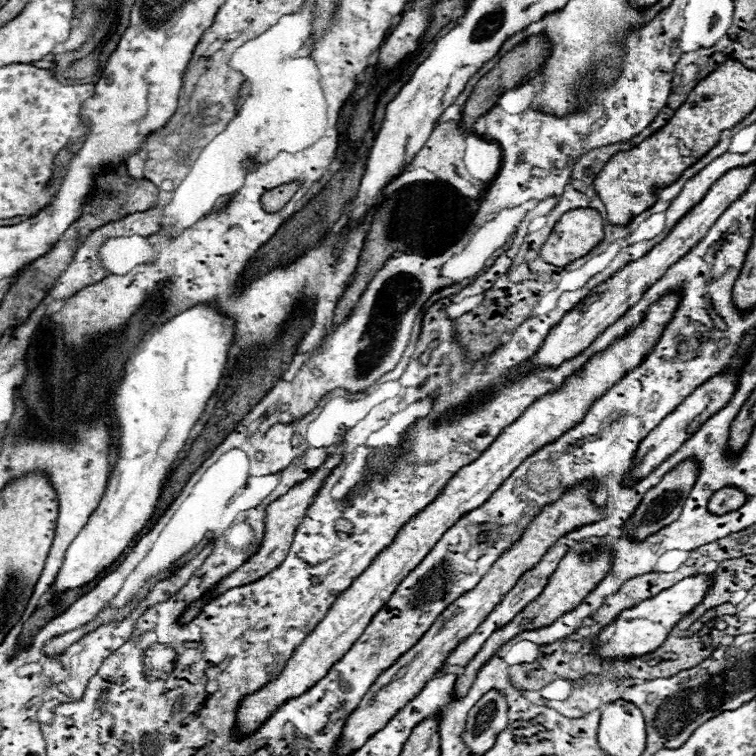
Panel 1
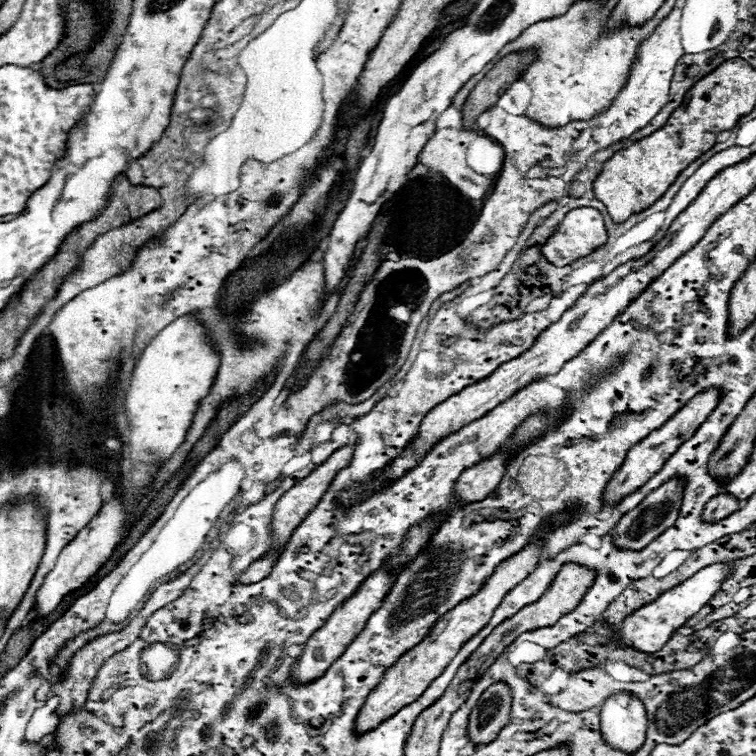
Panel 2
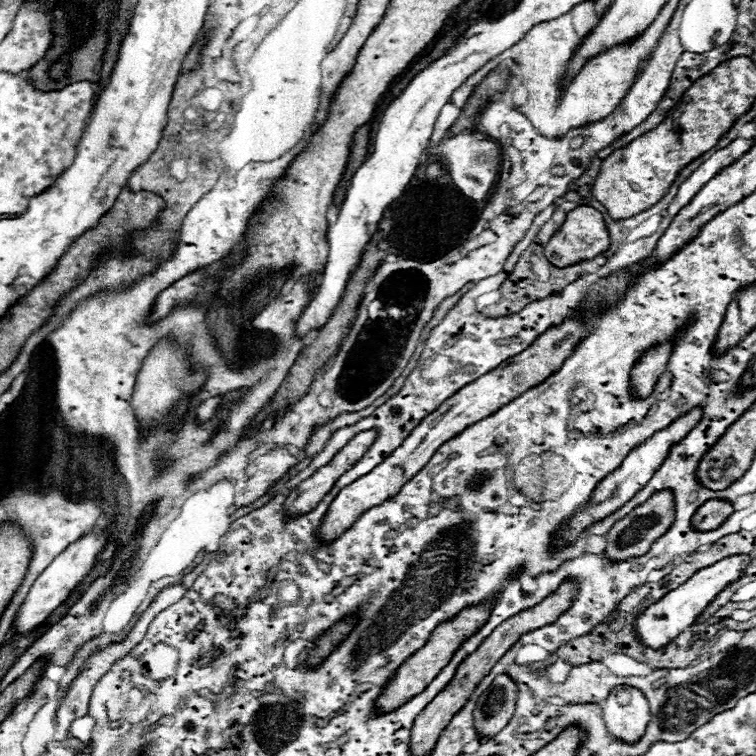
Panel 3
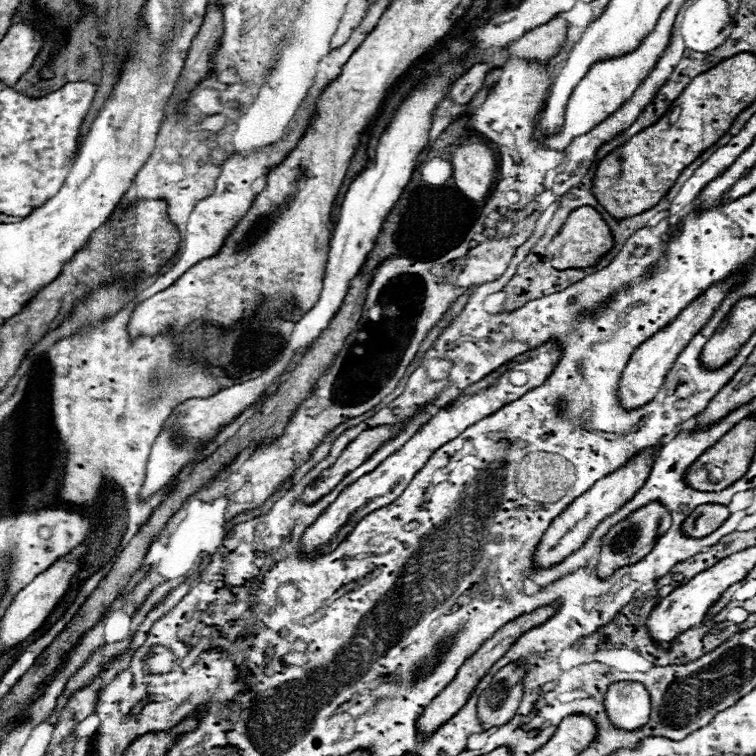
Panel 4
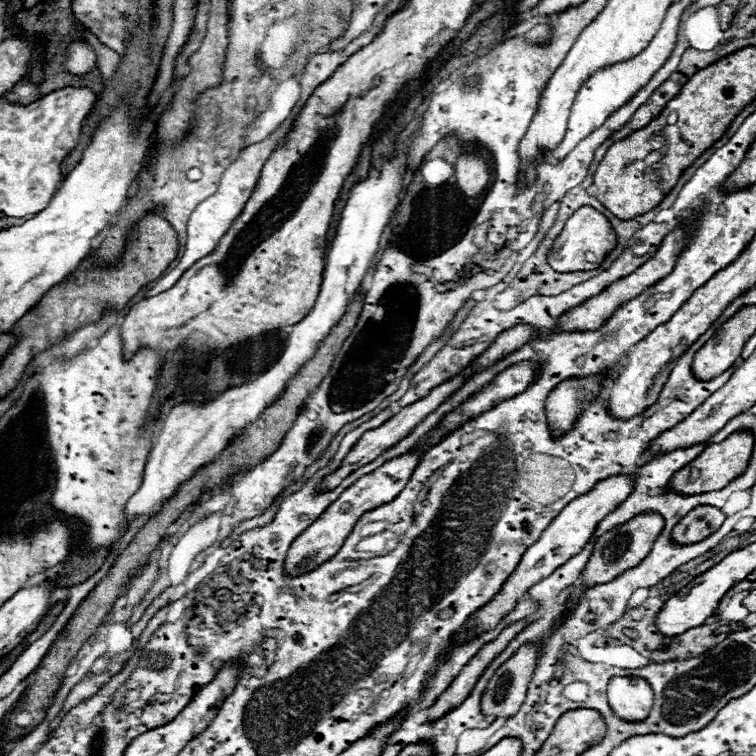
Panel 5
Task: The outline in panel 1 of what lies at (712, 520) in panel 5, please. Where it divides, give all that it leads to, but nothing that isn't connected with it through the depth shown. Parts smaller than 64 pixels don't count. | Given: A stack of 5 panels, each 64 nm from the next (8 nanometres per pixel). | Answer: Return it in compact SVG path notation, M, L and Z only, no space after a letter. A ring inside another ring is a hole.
M724 486L718 492L714 492L714 496L710 498L708 508L714 514L722 514L722 512L738 510L746 500L748 500L748 496L742 490L734 488L734 486Z

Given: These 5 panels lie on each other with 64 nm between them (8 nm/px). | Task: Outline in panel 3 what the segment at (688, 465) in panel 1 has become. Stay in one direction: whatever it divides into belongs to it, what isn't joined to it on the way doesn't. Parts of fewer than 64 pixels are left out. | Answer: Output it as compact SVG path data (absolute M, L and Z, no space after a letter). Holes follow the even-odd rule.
M668 488L658 490L644 504L636 506L630 514L626 514L622 520L618 520L610 528L610 532L606 534L608 558L610 560L626 560L630 556L646 554L650 550L650 546L654 544L654 540L658 540L674 524L674 516L676 516L676 502L674 502L672 490L668 490Z

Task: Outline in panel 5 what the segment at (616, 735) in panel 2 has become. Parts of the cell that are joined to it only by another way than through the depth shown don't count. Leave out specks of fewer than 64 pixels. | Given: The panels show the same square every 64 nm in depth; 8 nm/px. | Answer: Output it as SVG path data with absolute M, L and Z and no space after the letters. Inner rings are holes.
M616 676L608 682L608 704L626 722L644 720L652 708L652 688L636 676Z

